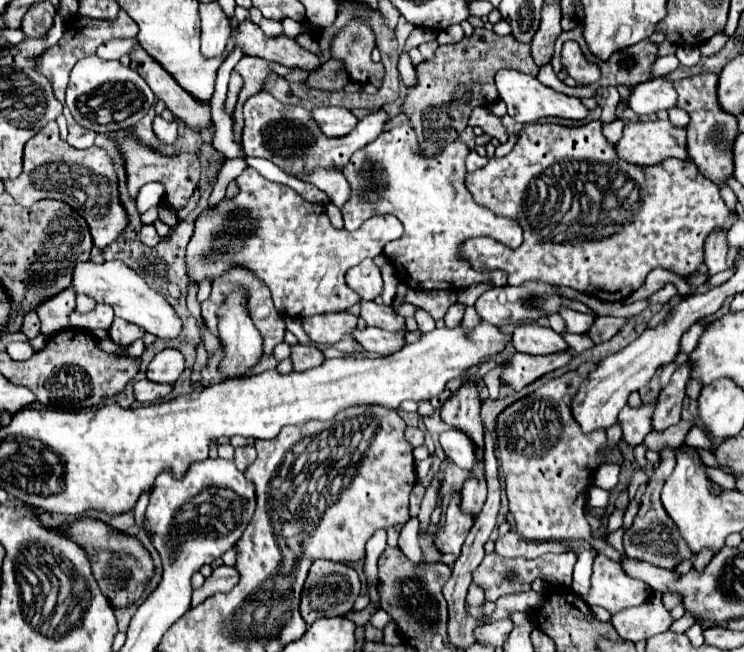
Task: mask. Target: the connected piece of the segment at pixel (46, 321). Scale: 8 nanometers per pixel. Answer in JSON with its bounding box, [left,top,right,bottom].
[37,287,75,337]

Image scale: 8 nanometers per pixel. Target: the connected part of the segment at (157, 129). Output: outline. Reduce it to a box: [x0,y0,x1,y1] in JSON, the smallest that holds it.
[153,115,177,145]

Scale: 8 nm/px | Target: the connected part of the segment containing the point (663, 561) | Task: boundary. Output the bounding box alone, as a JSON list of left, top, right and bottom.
[625,449,691,569]

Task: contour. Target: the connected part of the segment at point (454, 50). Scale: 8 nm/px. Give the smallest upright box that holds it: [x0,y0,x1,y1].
[401,27,539,157]

